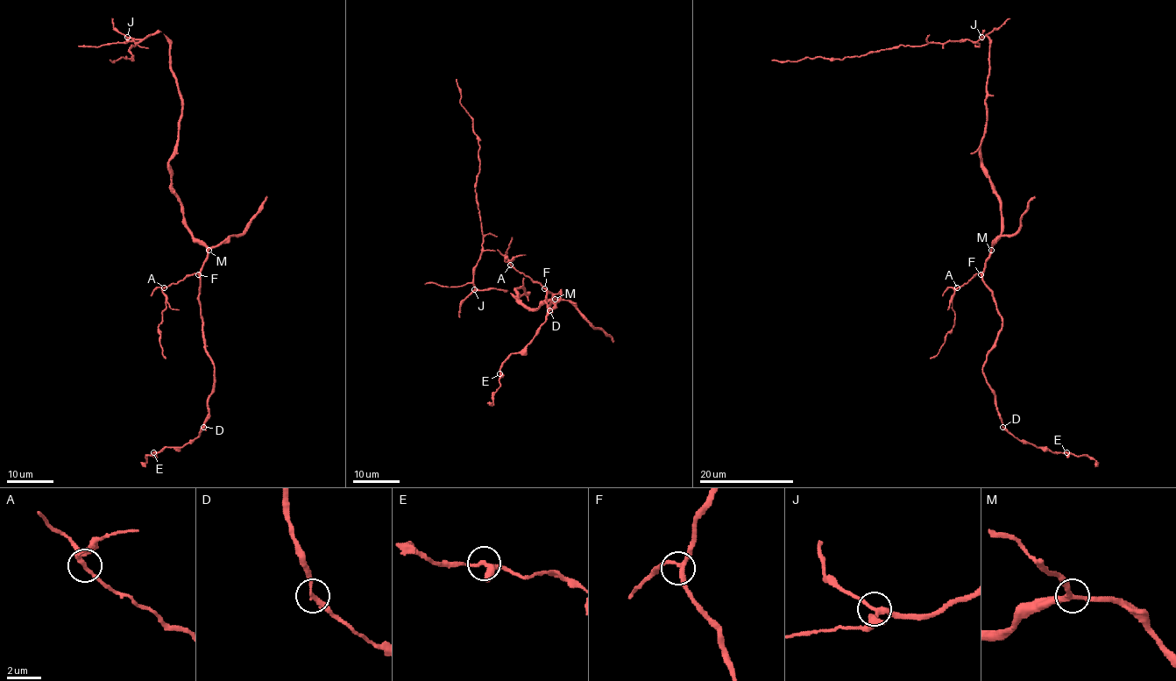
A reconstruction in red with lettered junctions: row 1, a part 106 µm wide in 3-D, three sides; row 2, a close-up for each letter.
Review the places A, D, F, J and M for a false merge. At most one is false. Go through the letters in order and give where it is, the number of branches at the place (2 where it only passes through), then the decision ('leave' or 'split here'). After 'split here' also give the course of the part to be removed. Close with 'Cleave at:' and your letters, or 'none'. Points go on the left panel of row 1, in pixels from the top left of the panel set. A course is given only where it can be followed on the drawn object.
A: place (164, 287); branches 3; leave
D: place (203, 427); branches 3; split here; course (202, 427), (192, 442), (179, 448), (165, 448), (153, 456), (146, 456), (146, 462), (140, 462)
F: place (198, 274); branches 3; leave
J: place (127, 37); branches 3; leave
M: place (208, 250); branches 3; leave
Cleave at: D

